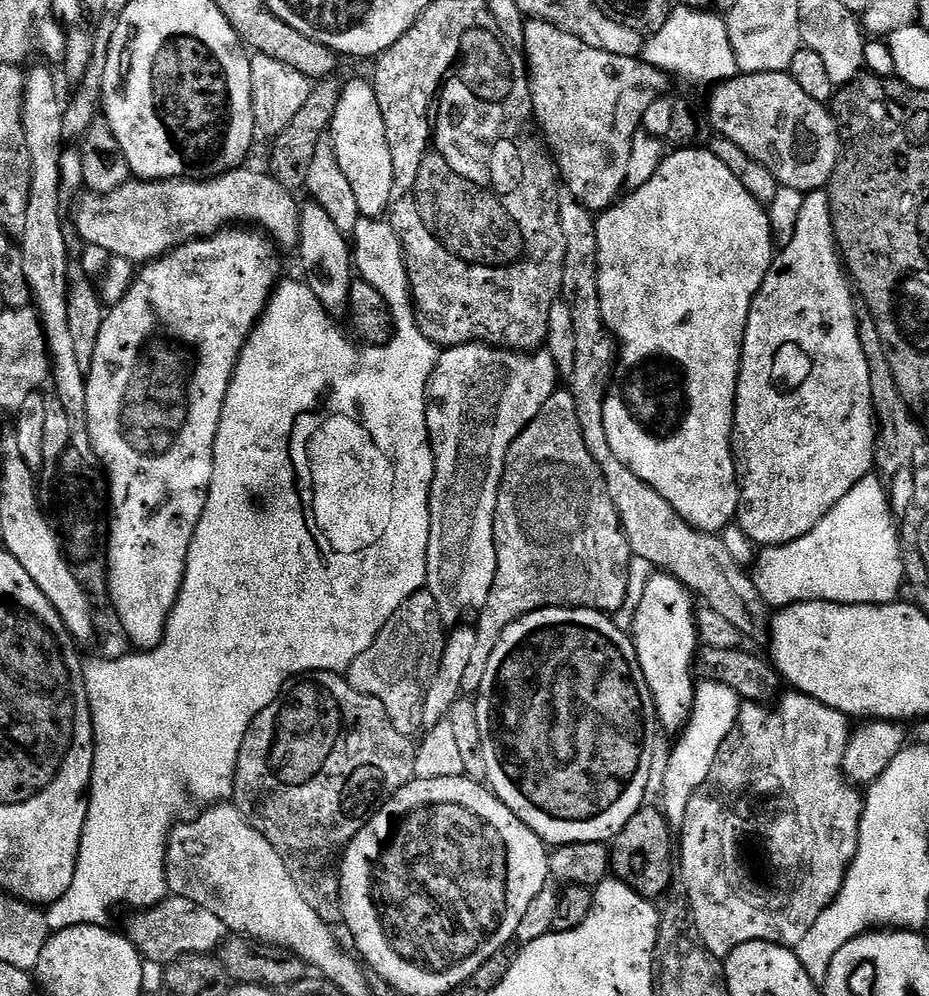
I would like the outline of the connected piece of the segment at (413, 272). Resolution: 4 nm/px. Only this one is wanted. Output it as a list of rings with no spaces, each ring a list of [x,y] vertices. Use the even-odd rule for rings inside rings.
[[[472,22],[472,32],[462,32],[460,38],[458,38],[458,42],[464,42],[464,46],[456,46],[456,48],[464,48],[464,52],[454,52],[454,56],[446,64],[444,72],[440,74],[440,78],[436,78],[436,86],[426,86],[428,88],[426,108],[420,114],[420,118],[424,122],[422,130],[428,130],[428,138],[426,138],[428,142],[424,144],[424,150],[420,152],[420,162],[418,162],[416,174],[414,174],[414,182],[412,182],[412,186],[414,186],[414,209],[401,212],[396,210],[391,211],[388,218],[392,228],[399,234],[400,245],[404,251],[406,270],[408,271],[408,281],[412,287],[412,299],[416,306],[420,329],[422,334],[426,334],[426,338],[430,338],[432,343],[441,349],[453,348],[459,344],[474,344],[479,342],[525,353],[529,350],[539,349],[547,341],[550,306],[554,306],[554,302],[561,299],[562,296],[564,286],[564,251],[566,250],[566,242],[562,238],[562,222],[558,218],[558,202],[560,201],[562,188],[558,183],[556,165],[546,147],[545,141],[538,135],[538,125],[532,111],[532,91],[528,85],[526,61],[517,49],[515,52],[503,40],[502,30],[490,30],[488,24],[496,23]],[[420,204],[497,204],[504,207],[509,212],[510,218],[517,223],[521,230],[521,236],[524,239],[522,258],[507,267],[487,268],[486,265],[475,265],[474,263],[464,261],[462,257],[456,257],[455,254],[445,250],[443,244],[424,226],[424,222],[422,222],[421,216],[416,210],[416,207]]]

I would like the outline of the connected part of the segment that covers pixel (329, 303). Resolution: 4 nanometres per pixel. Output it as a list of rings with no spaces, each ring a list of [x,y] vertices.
[[[308,202],[300,210],[300,264],[304,267],[303,279],[308,289],[322,302],[330,314],[343,313],[348,307],[350,290],[354,279],[354,248],[349,237],[334,226],[330,214],[322,206]]]

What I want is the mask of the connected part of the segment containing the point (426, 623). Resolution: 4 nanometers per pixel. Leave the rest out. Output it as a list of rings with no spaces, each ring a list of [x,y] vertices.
[[[427,590],[418,591],[394,610],[390,622],[382,626],[370,650],[354,658],[346,670],[347,682],[354,690],[378,698],[378,702],[386,706],[386,714],[398,734],[415,737],[415,732],[424,728],[422,714],[426,690],[440,669],[445,639],[446,625],[440,621],[434,598]]]

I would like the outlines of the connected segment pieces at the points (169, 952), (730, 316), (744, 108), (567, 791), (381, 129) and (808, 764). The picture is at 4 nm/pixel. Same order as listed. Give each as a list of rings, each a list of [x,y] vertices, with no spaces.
[[[169,895],[153,908],[141,908],[129,916],[132,917],[128,920],[126,935],[130,943],[140,951],[144,960],[153,960],[165,966],[190,954],[202,956],[215,953],[226,939],[222,918],[210,914],[210,910],[185,896]]]
[[[684,146],[679,150],[673,151],[673,154],[665,155],[664,160],[658,166],[658,170],[654,174],[654,178],[650,178],[650,182],[646,182],[646,186],[638,186],[631,189],[627,194],[621,195],[612,207],[596,216],[596,237],[598,238],[598,294],[602,302],[602,318],[604,325],[607,326],[609,332],[612,333],[618,348],[618,359],[614,369],[614,375],[610,385],[608,397],[604,400],[604,425],[606,426],[606,438],[610,442],[610,450],[626,467],[637,476],[642,482],[649,484],[654,490],[658,490],[658,494],[662,494],[662,498],[666,498],[666,502],[670,502],[670,506],[674,506],[674,510],[678,510],[678,514],[690,526],[694,526],[700,532],[710,532],[713,534],[723,533],[724,529],[729,527],[736,520],[736,511],[740,509],[740,486],[738,483],[738,464],[734,459],[734,421],[736,418],[736,379],[740,373],[740,351],[744,345],[744,331],[746,330],[746,322],[750,314],[750,306],[754,302],[754,298],[758,294],[758,290],[762,286],[762,282],[766,278],[766,274],[770,270],[774,259],[774,245],[772,241],[771,222],[768,217],[768,208],[758,203],[754,198],[754,194],[750,194],[750,190],[746,190],[746,186],[742,186],[742,182],[738,182],[738,178],[734,178],[734,173],[730,171],[730,166],[725,166],[723,162],[718,162],[718,158],[714,158],[711,150],[704,146]]]
[[[750,72],[737,74],[730,80],[717,83],[711,89],[706,117],[711,131],[717,136],[730,138],[734,146],[746,150],[754,162],[766,166],[774,174],[779,187],[790,187],[803,194],[827,189],[830,178],[840,161],[842,141],[836,119],[825,105],[814,102],[810,94],[802,91],[802,86],[794,82],[788,72]]]
[[[543,608],[516,620],[502,634],[498,646],[494,646],[494,654],[490,654],[490,662],[486,662],[486,678],[482,678],[482,686],[474,699],[478,710],[478,730],[482,730],[487,787],[546,845],[611,842],[622,826],[634,818],[636,811],[645,807],[644,795],[648,792],[648,779],[652,776],[652,732],[648,723],[653,723],[654,716],[650,711],[648,684],[640,669],[632,637],[616,625],[611,615],[589,608]]]
[[[352,80],[340,89],[338,106],[334,110],[330,139],[334,146],[334,154],[338,157],[338,166],[342,174],[350,182],[354,190],[354,198],[358,202],[361,217],[380,218],[389,211],[394,190],[394,158],[390,154],[390,142],[386,138],[386,122],[382,118],[382,110],[378,106],[375,87],[364,80]]]
[[[795,690],[785,691],[771,706],[763,703],[741,703],[734,730],[726,738],[726,742],[722,742],[718,758],[714,758],[710,778],[706,778],[706,782],[698,786],[694,798],[690,798],[690,806],[686,806],[686,818],[678,828],[678,876],[679,879],[680,876],[684,879],[683,895],[687,899],[688,909],[692,911],[692,921],[710,954],[726,958],[739,944],[746,942],[770,942],[795,949],[802,938],[810,934],[810,926],[818,922],[818,914],[828,909],[842,890],[848,866],[858,850],[860,816],[864,812],[864,796],[856,793],[859,791],[850,786],[844,771],[850,735],[848,724],[849,717],[843,712],[819,704],[814,698]]]

